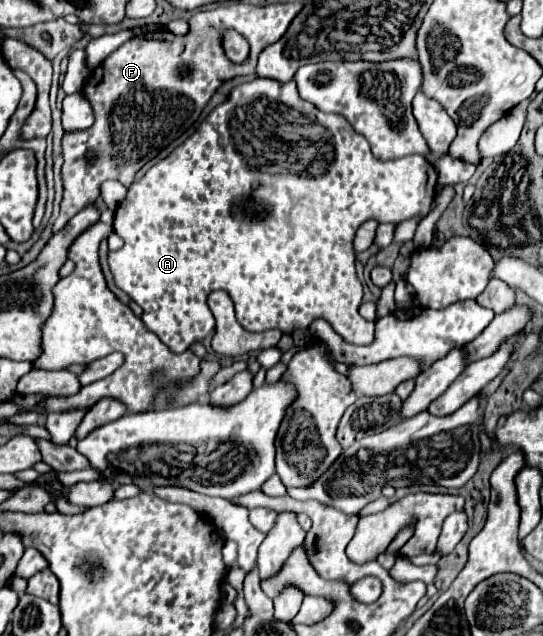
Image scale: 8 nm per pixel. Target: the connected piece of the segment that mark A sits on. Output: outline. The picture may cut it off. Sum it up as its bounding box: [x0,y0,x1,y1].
[108,77,438,353]

